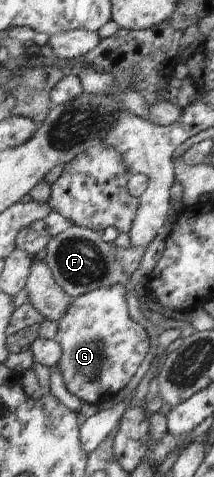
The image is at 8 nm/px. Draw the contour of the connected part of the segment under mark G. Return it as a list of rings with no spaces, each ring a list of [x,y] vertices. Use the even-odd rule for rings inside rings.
[[[122,284],[97,288],[72,299],[70,308],[57,323],[55,340],[60,345],[62,356],[56,365],[68,392],[83,403],[107,405],[132,380],[150,352],[146,330],[128,313],[126,288]]]

